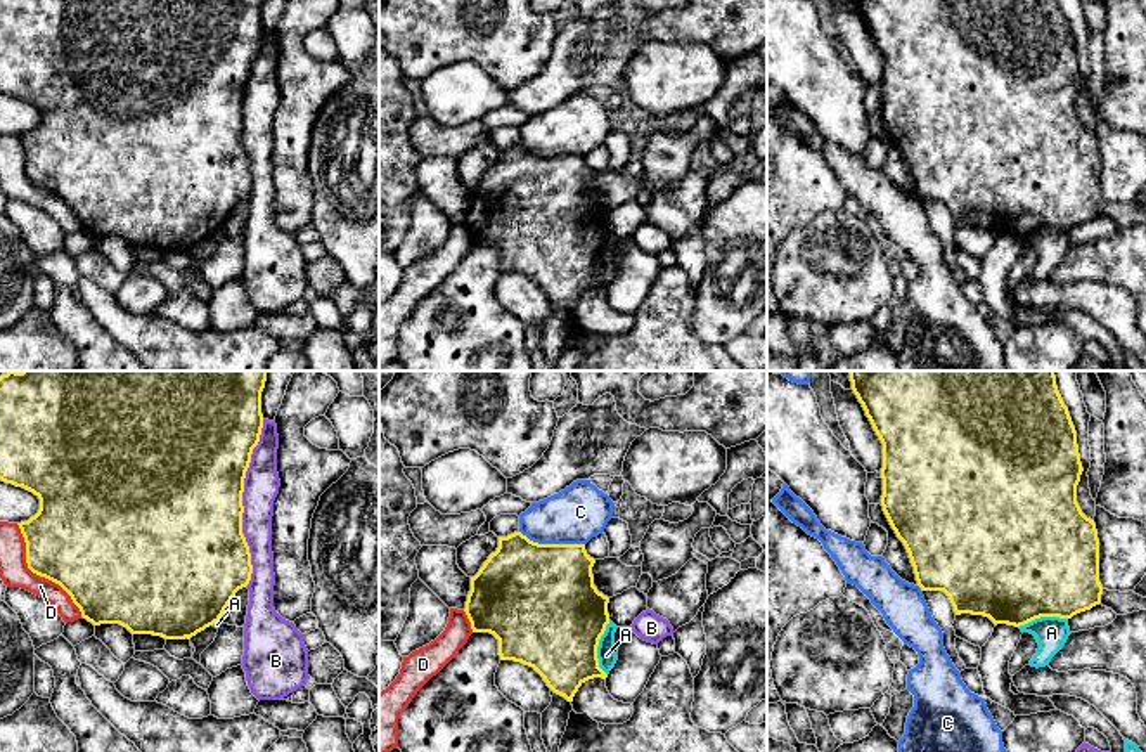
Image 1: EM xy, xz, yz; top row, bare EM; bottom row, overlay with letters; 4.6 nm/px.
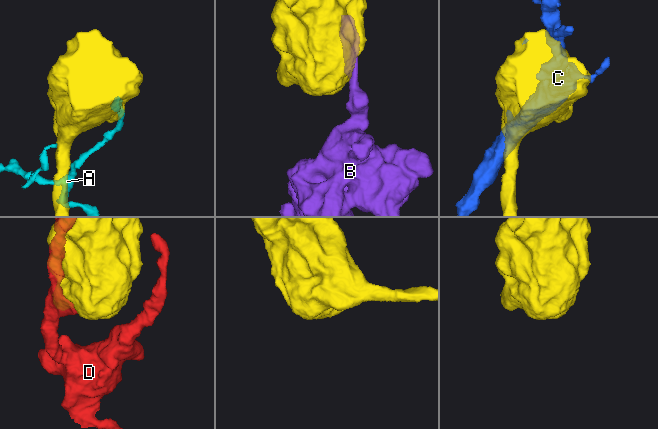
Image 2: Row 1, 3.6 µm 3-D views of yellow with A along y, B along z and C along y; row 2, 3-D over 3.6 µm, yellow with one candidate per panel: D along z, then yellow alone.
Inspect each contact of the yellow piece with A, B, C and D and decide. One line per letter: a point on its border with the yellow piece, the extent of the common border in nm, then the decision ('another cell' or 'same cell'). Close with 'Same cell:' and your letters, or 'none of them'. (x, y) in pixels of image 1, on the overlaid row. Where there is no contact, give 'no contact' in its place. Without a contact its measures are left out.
A: contact xz (596, 648); length 260 nm; another cell
B: contact xy (241, 503); length 750 nm; another cell
C: contact xz (553, 544); length 320 nm; another cell
D: contact xy (37, 574); length 550 nm; another cell
Same cell: none of them

